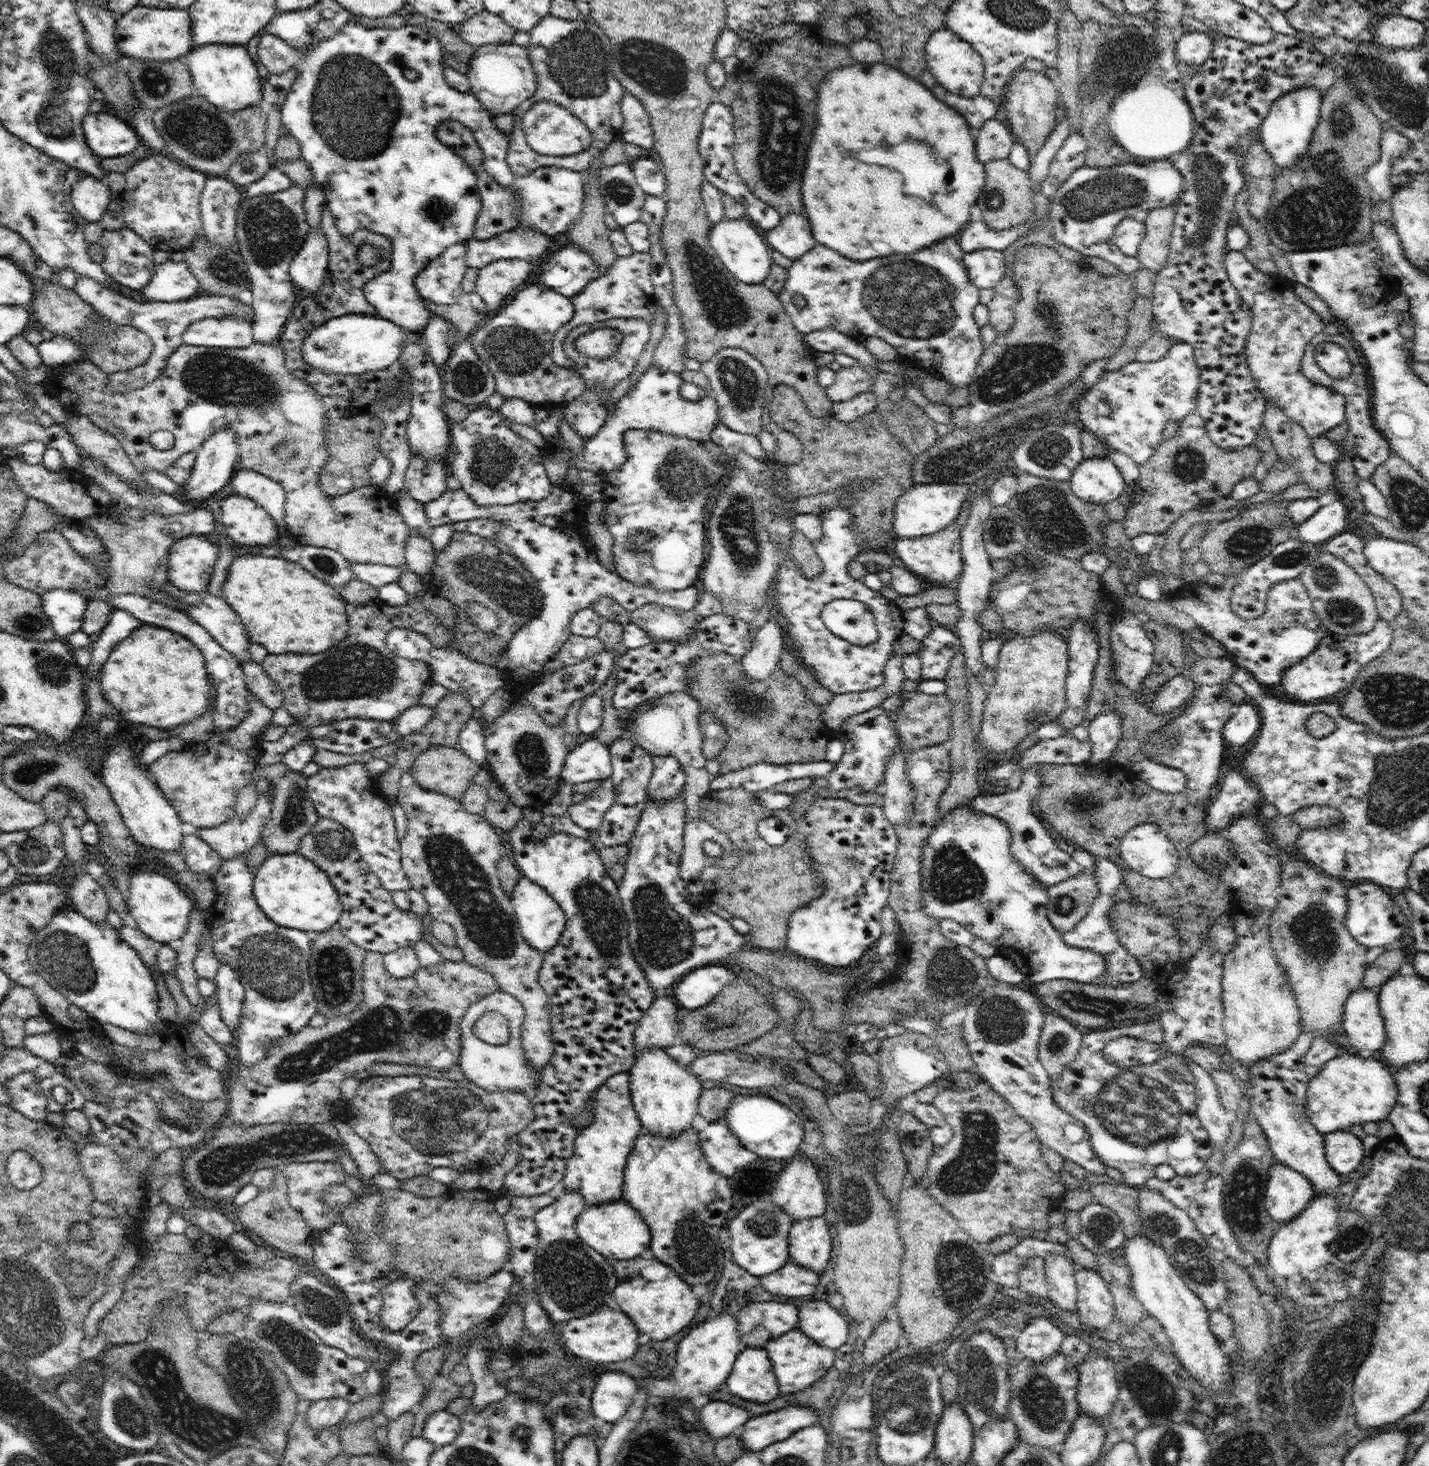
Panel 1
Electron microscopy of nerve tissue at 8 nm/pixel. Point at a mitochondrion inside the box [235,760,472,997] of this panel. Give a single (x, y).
(331, 844)

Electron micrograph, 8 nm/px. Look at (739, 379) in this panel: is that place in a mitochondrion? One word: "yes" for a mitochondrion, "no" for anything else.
yes

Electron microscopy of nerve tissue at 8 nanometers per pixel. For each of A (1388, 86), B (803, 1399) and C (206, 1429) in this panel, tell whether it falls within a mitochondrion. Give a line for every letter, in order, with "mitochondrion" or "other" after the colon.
A: mitochondrion
B: other
C: mitochondrion

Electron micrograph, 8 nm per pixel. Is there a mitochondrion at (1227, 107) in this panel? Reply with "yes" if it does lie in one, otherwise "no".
no

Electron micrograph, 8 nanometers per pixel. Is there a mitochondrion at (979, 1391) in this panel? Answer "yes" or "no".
yes

